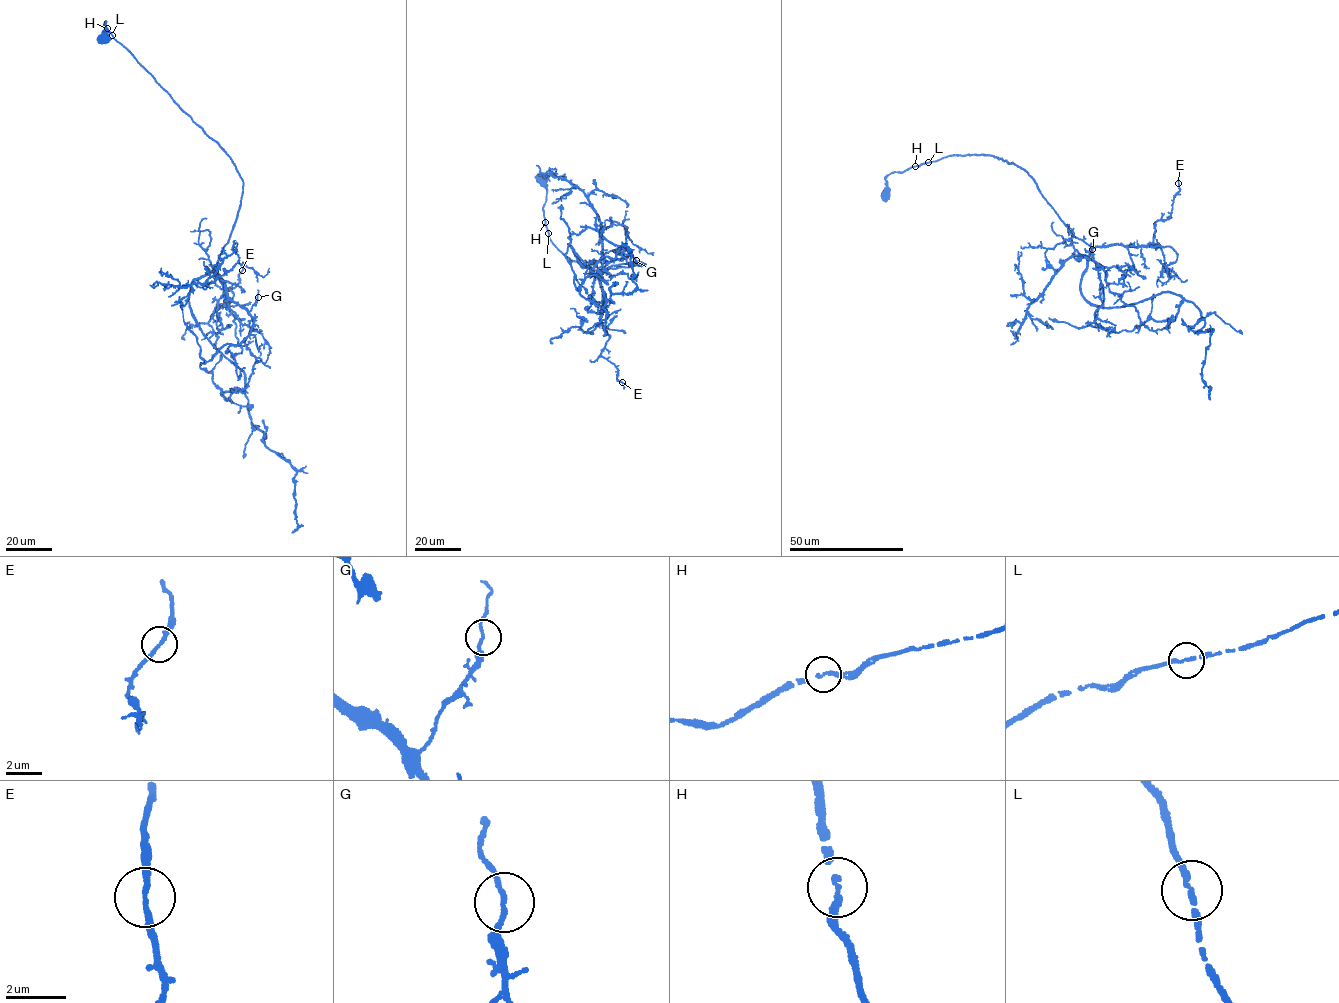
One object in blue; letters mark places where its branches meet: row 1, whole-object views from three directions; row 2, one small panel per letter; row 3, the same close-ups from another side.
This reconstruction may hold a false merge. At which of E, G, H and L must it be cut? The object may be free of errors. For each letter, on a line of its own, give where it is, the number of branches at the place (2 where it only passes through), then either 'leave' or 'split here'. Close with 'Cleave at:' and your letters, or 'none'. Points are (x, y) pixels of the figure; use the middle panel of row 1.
E: at (622, 382); 2 branches meet; leave
G: at (636, 260); 2 branches meet; leave
H: at (545, 222); 2 branches meet; leave
L: at (548, 233); 2 branches meet; leave
Cleave at: none

